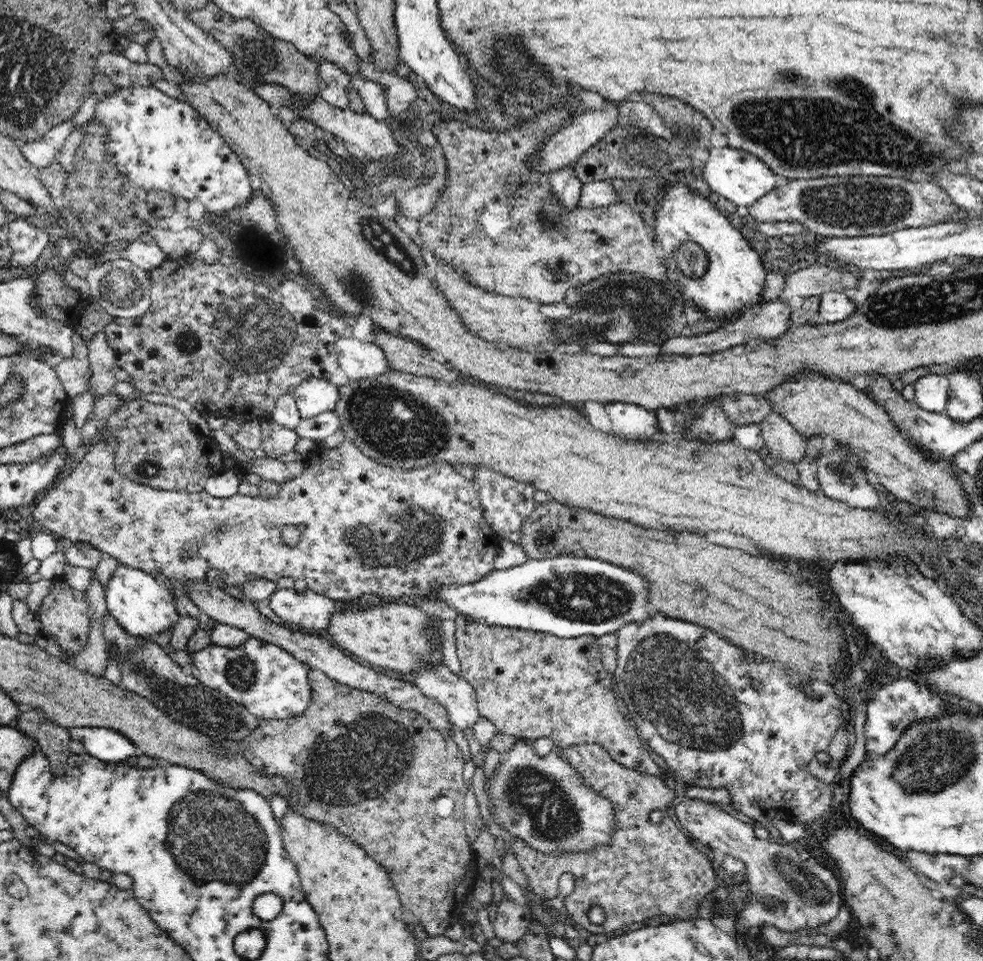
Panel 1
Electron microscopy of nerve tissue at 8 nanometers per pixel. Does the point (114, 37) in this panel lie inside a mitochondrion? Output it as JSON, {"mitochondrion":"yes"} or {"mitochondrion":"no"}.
{"mitochondrion":"no"}

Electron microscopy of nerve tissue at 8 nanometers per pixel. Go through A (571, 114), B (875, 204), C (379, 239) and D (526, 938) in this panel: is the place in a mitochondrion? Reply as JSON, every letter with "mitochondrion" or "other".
{"A":"other","B":"mitochondrion","C":"mitochondrion","D":"other"}

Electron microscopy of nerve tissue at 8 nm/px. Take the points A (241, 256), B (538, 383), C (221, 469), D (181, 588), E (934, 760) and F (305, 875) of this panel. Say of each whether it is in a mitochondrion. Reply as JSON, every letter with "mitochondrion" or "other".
{"A":"other","B":"other","C":"other","D":"other","E":"mitochondrion","F":"other"}

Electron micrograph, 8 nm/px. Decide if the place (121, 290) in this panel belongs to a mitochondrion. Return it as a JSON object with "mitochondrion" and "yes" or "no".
{"mitochondrion":"yes"}

